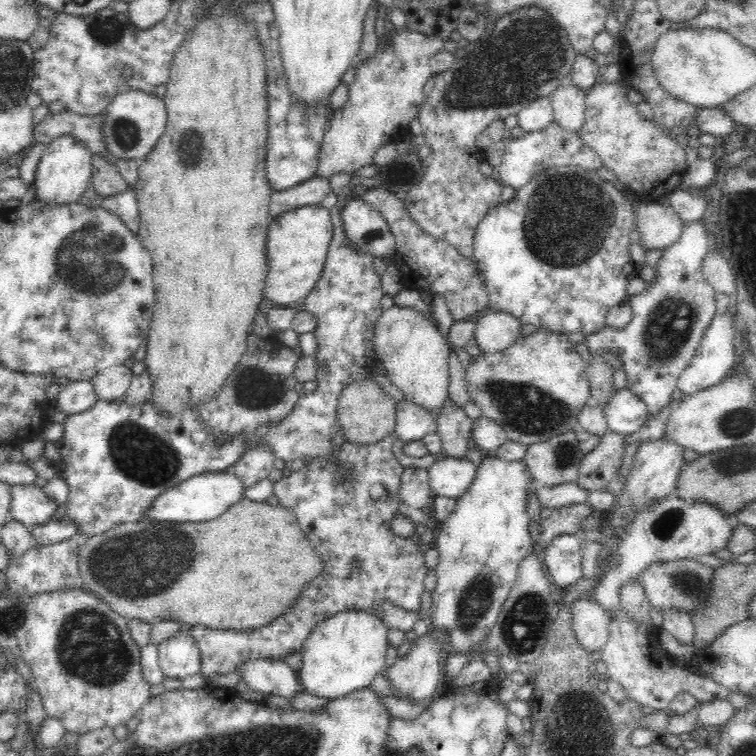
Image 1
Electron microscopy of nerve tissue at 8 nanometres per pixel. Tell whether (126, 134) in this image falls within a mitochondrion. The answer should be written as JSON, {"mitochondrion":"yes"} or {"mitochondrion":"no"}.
{"mitochondrion":"yes"}

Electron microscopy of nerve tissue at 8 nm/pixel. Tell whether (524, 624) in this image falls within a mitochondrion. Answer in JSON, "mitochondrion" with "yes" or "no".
{"mitochondrion":"yes"}

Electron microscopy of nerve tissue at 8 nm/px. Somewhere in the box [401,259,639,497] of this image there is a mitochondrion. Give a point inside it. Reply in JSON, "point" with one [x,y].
{"point":[526,410]}

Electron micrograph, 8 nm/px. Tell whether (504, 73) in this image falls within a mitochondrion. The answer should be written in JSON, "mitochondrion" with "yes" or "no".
{"mitochondrion":"yes"}

